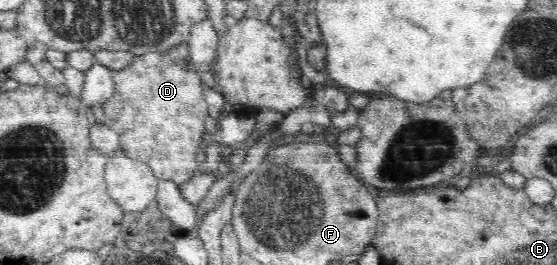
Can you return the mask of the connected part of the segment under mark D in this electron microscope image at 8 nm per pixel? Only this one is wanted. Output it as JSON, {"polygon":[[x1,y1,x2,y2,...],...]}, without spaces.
{"polygon":[[164,53,134,55,128,67,113,71,112,79,113,96,101,103,101,107,104,110,104,124,119,133,119,150,129,158,148,164,154,175,161,180,171,180,180,185,193,175,198,175,202,168,197,162,197,151,202,148,205,138,204,124,208,106,203,98,203,79,195,71,193,63,179,65,169,60]]}

